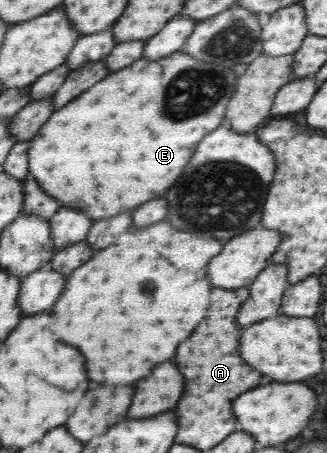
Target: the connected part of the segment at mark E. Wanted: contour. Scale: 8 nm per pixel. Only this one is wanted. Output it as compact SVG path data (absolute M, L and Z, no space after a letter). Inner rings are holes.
M184 50L173 52L164 58L158 60L146 60L140 58L136 62L132 62L130 66L111 72L104 77L100 82L93 84L88 90L79 94L74 100L70 100L64 108L54 111L49 119L41 126L41 130L29 141L29 148L27 151L28 158L28 173L34 176L34 180L38 182L38 186L50 196L59 207L74 208L84 212L88 218L92 220L104 220L116 214L122 214L126 210L134 210L140 204L154 200L154 198L162 198L166 194L166 190L178 180L178 174L182 174L182 168L190 163L190 158L194 154L194 148L203 140L206 134L213 132L220 127L220 123L226 118L226 107L232 93L236 89L238 83L238 75L234 68L224 68L220 64L204 64L192 58L190 54L186 54Z

